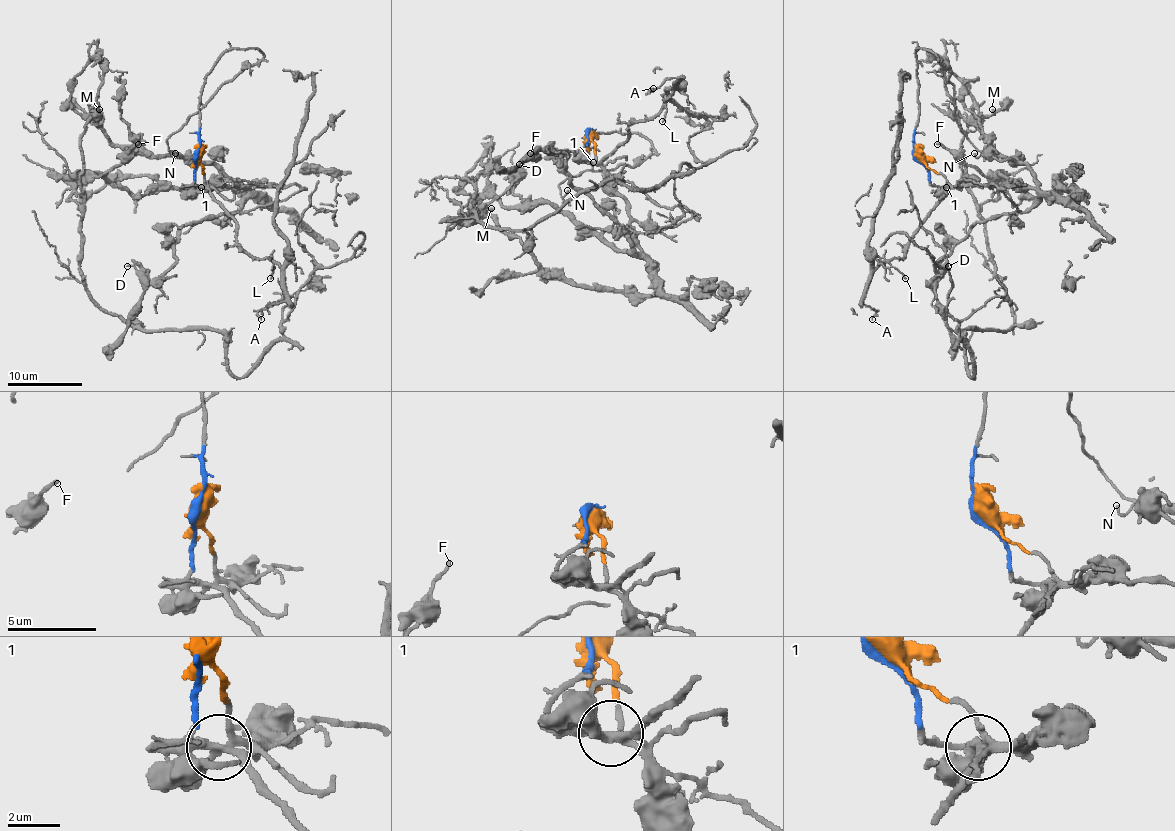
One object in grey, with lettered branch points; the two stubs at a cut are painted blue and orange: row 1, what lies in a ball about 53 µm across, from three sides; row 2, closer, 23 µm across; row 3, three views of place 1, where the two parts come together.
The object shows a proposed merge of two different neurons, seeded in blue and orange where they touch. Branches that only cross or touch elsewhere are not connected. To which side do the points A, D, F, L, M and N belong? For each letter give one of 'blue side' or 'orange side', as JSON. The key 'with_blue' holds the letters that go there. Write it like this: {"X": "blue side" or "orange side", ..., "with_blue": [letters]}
{"A": "blue side", "D": "orange side", "F": "orange side", "L": "blue side", "M": "orange side", "N": "blue side", "with_blue": ["A", "L", "N"]}

